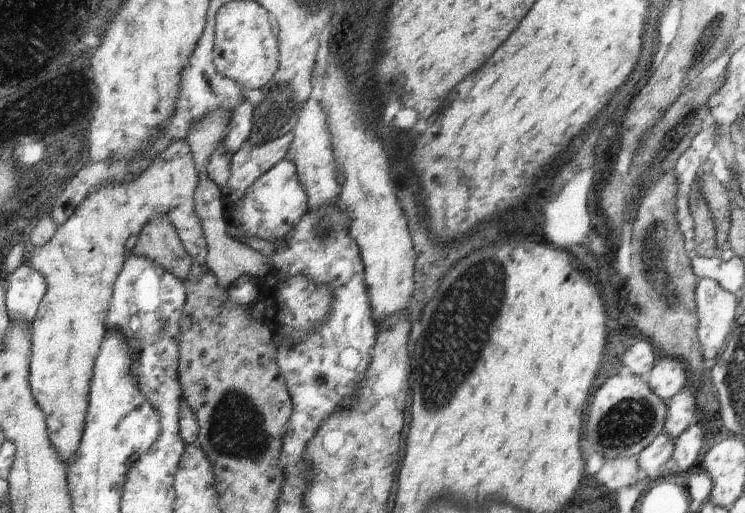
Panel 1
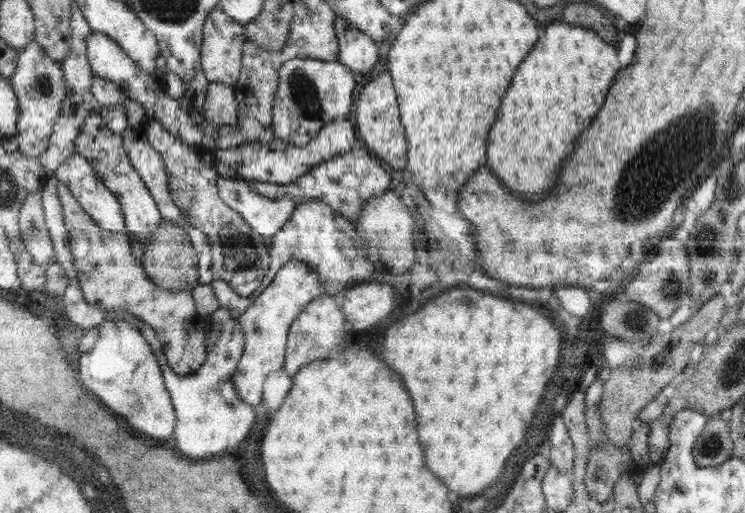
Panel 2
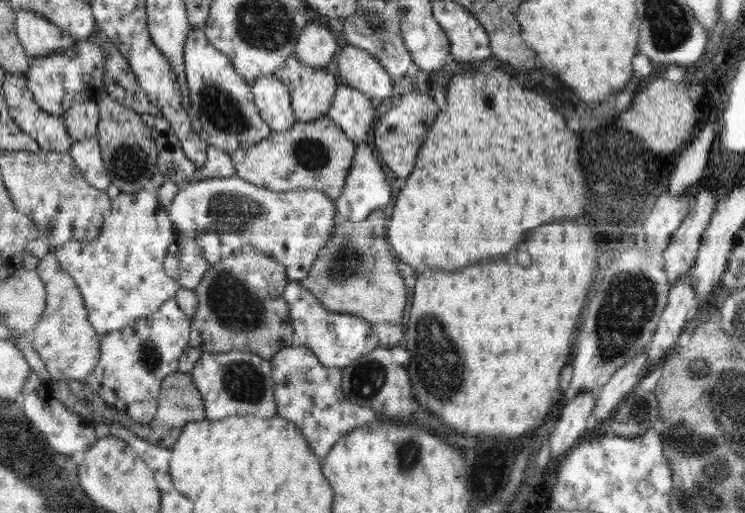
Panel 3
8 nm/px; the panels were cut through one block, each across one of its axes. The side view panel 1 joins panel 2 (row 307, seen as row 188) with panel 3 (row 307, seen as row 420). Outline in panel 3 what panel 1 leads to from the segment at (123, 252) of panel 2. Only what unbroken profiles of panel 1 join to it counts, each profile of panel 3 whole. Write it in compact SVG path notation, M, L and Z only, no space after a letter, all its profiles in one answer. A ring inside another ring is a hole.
M52 252L40 259L35 271L44 282L46 306L36 326L25 333L25 337L32 343L53 380L85 381L98 362L101 340L90 324L82 293Z

